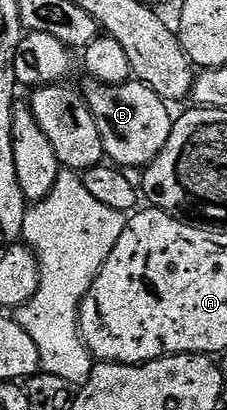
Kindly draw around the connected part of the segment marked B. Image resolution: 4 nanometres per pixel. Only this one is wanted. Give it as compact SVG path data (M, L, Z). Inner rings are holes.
M88 79L86 83L81 91L89 110L95 115L104 157L124 170L146 168L157 154L161 154L172 132L174 117L168 110L168 103L149 90L149 86L138 82L103 84L100 80Z

